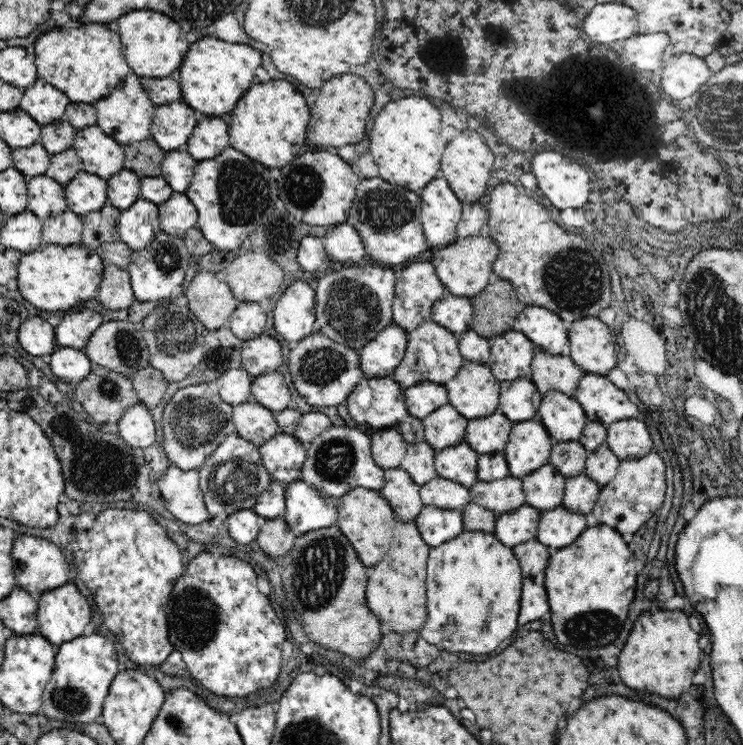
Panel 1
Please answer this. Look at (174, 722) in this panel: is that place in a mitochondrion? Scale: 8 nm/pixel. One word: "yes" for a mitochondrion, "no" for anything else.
yes

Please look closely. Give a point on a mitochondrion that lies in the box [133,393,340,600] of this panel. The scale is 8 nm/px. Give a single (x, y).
(233, 480)

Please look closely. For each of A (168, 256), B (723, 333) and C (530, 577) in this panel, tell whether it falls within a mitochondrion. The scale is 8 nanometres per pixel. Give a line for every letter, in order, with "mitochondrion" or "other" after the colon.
A: mitochondrion
B: mitochondrion
C: other

